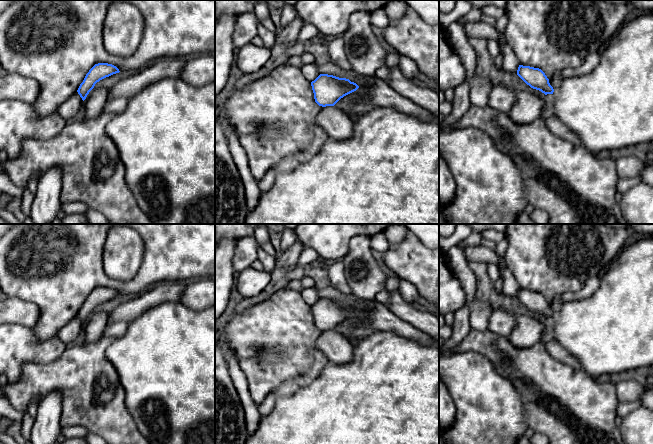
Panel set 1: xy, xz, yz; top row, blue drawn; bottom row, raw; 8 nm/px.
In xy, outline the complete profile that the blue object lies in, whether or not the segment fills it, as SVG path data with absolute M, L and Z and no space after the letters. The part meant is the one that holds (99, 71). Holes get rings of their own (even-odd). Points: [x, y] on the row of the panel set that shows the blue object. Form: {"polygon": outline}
{"polygon": "M108 63L95 64L89 70L83 82L80 84L77 90L78 94L84 101L97 82L119 72L120 72L119 69L112 64Z"}

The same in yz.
{"polygon": "M519 65L517 75L531 88L539 90L545 95L553 94L554 92L549 79L539 68Z"}

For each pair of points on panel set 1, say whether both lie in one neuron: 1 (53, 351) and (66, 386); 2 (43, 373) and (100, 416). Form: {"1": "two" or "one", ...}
{"1": "two", "2": "one"}

